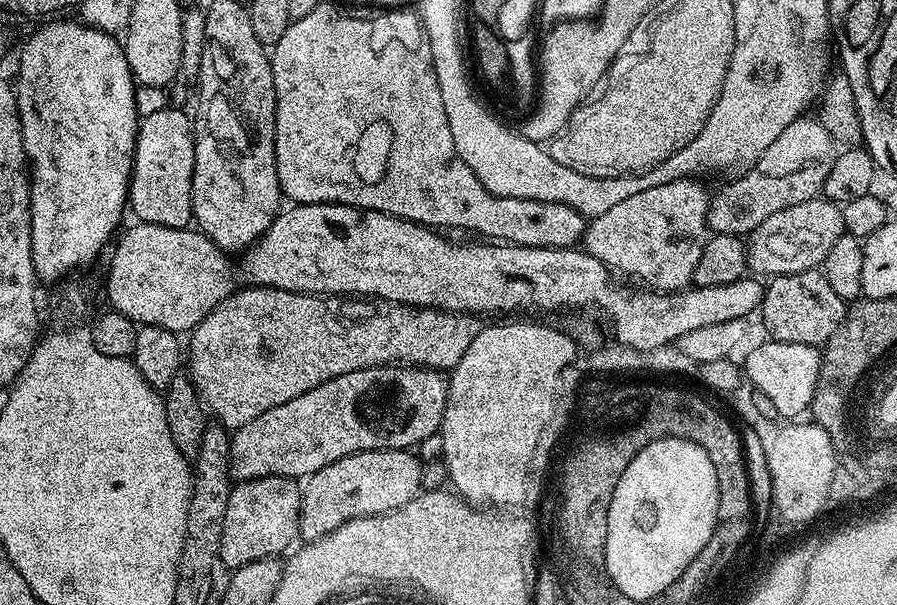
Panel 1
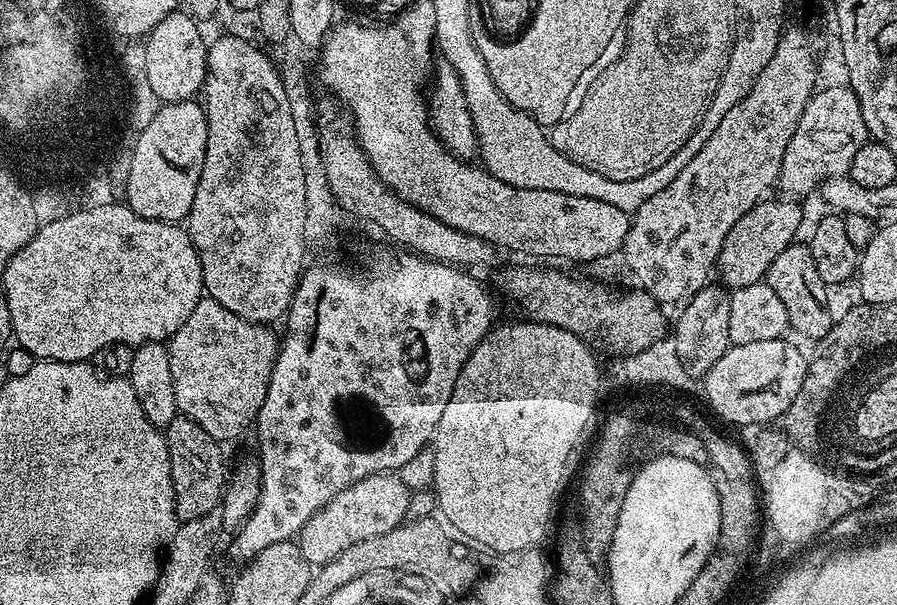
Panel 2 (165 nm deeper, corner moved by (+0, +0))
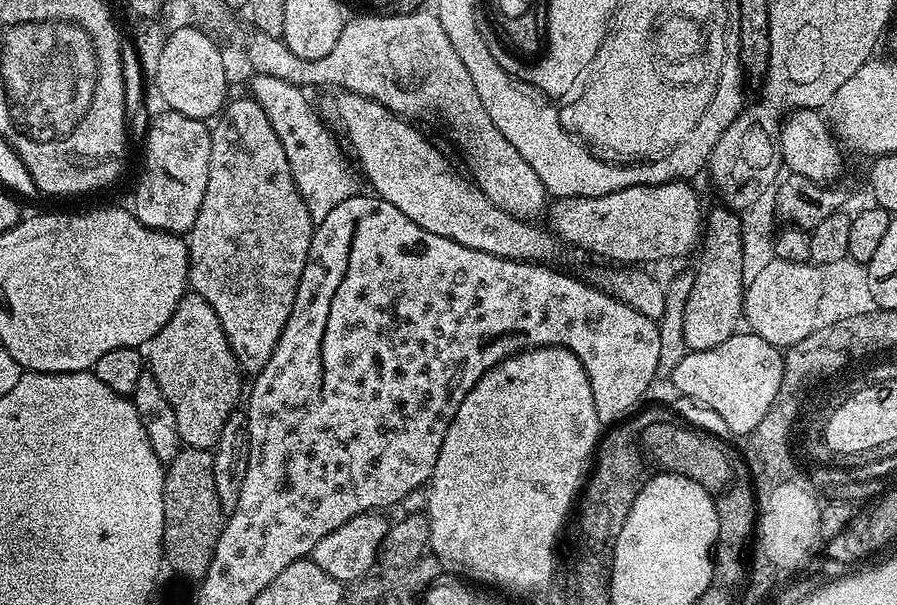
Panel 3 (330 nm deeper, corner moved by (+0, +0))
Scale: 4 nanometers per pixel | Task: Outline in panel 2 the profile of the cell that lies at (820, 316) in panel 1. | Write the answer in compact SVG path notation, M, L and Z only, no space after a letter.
M794 242L786 246L786 250L782 250L778 258L774 258L766 283L782 300L788 315L788 327L792 332L796 331L798 335L805 336L811 342L817 342L832 329L834 313L828 309L830 288L822 282L822 278L818 278L814 254L808 249L807 243Z

